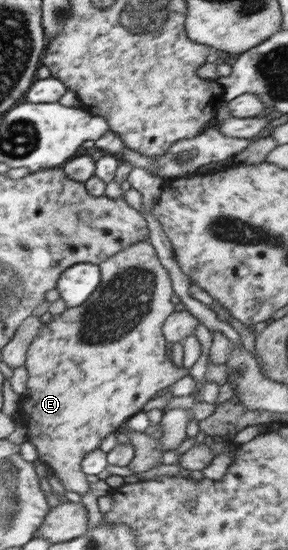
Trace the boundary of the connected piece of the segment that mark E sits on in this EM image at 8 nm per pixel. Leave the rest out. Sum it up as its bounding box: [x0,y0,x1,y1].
[20,241,188,496]

